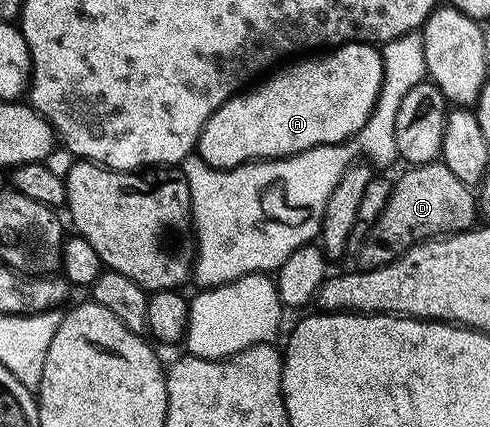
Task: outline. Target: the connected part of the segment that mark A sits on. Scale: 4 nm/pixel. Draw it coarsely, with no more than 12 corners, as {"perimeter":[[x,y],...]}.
{"perimeter":[[375,44],[293,59],[205,122],[211,168],[353,139]]}

